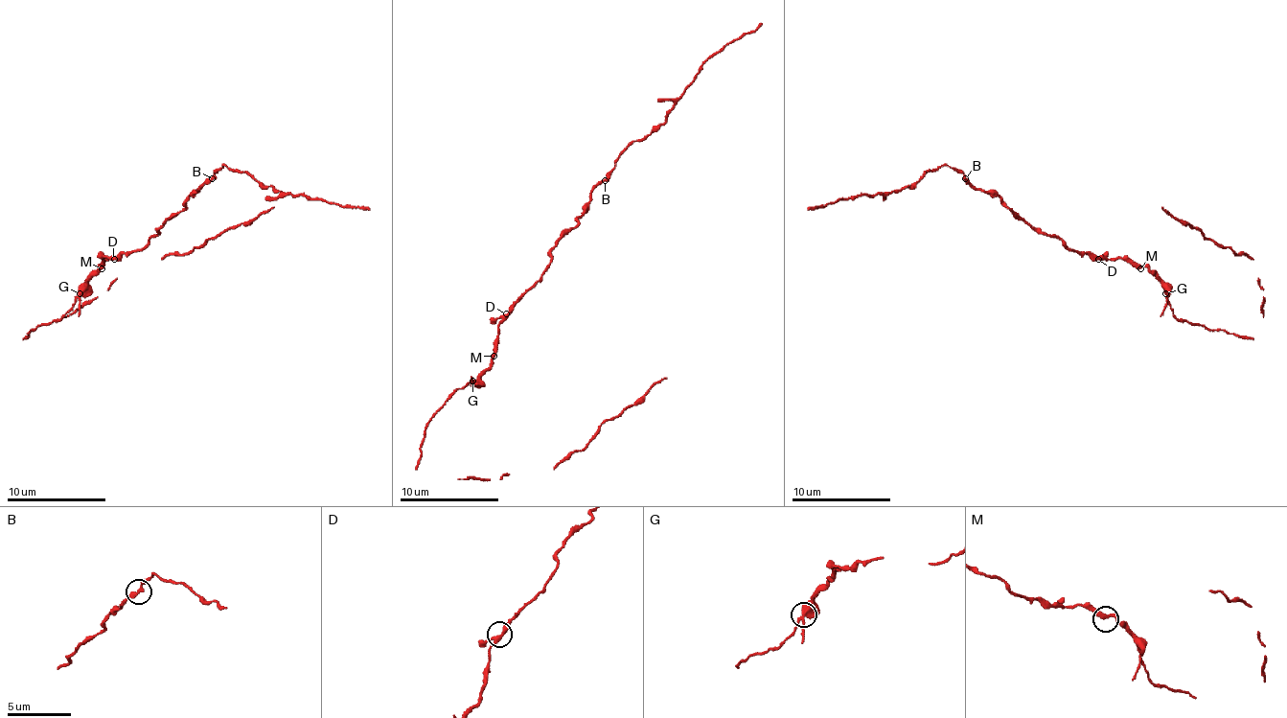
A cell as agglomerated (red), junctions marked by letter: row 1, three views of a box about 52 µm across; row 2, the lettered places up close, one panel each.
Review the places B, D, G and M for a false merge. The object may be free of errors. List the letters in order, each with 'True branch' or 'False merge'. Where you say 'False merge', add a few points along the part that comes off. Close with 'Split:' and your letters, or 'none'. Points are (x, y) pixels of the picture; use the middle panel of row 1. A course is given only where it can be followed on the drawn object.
B: True branch
D: True branch
G: False merge
M: True branch
Split: G

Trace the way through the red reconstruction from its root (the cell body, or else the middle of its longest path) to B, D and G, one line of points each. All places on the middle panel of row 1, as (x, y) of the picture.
B: (492, 356), (498, 338), (498, 321), (543, 274), (551, 262), (551, 249), (578, 224), (590, 192), (605, 180)
D: (492, 356), (498, 338), (498, 321), (506, 313)
G: (492, 356), (492, 363), (471, 381)

